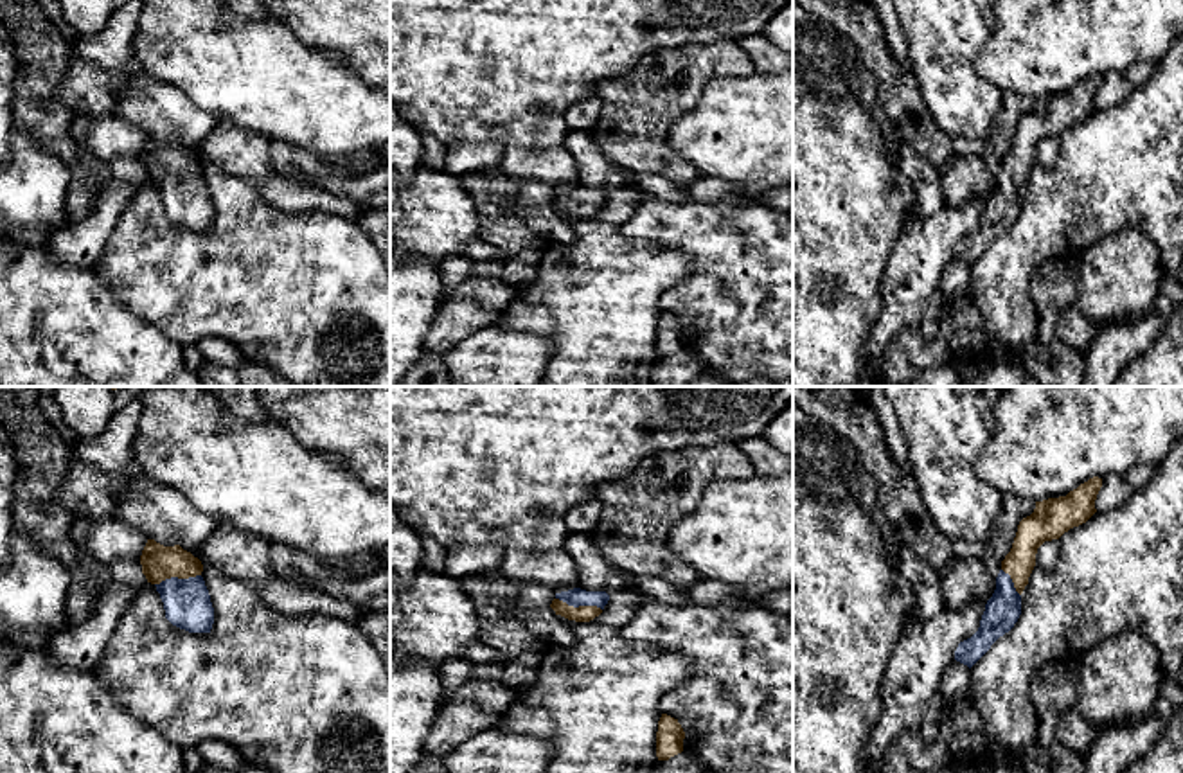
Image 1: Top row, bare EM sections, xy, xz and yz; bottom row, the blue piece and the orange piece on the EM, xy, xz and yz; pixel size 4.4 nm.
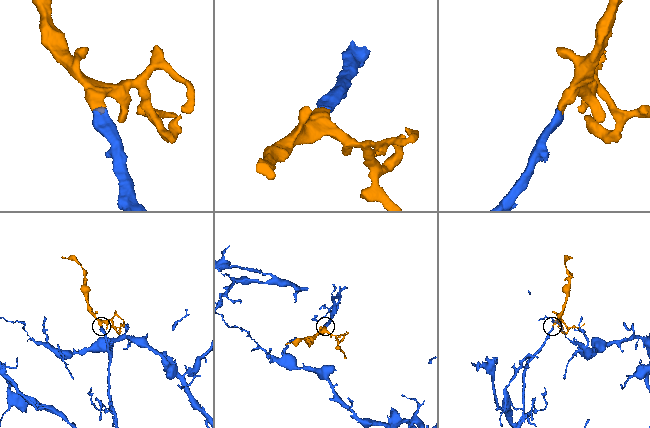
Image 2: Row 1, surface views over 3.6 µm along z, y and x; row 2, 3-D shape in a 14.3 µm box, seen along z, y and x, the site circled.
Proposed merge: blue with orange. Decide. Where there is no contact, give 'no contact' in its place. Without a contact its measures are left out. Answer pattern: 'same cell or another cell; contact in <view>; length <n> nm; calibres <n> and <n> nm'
same cell; contact in xy; length 220 nm; calibres 220 and 160 nm

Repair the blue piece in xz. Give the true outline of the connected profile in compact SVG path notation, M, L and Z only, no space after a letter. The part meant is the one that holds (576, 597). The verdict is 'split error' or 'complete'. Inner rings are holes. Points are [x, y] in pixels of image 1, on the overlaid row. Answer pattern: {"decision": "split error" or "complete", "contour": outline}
{"decision": "split error", "contour": "M574 588L556 593L550 608L556 611L556 615L561 615L568 620L590 622L602 613L608 600L609 595L606 591L586 591Z"}

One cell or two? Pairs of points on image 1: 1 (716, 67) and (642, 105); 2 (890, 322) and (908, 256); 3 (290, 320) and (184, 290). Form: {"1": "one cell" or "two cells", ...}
{"1": "one cell", "2": "one cell", "3": "one cell"}

